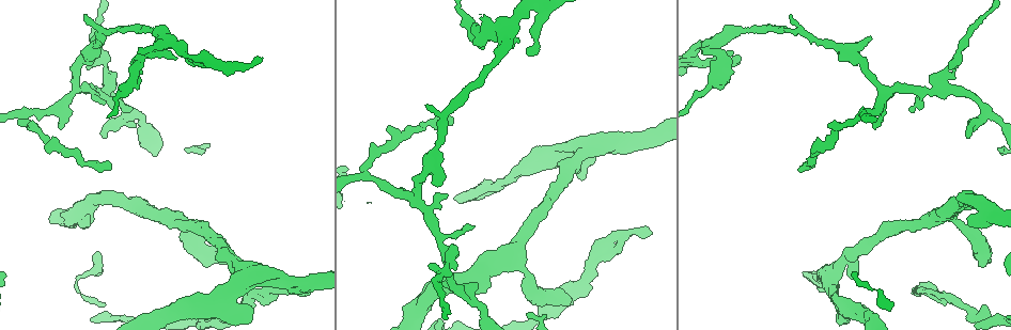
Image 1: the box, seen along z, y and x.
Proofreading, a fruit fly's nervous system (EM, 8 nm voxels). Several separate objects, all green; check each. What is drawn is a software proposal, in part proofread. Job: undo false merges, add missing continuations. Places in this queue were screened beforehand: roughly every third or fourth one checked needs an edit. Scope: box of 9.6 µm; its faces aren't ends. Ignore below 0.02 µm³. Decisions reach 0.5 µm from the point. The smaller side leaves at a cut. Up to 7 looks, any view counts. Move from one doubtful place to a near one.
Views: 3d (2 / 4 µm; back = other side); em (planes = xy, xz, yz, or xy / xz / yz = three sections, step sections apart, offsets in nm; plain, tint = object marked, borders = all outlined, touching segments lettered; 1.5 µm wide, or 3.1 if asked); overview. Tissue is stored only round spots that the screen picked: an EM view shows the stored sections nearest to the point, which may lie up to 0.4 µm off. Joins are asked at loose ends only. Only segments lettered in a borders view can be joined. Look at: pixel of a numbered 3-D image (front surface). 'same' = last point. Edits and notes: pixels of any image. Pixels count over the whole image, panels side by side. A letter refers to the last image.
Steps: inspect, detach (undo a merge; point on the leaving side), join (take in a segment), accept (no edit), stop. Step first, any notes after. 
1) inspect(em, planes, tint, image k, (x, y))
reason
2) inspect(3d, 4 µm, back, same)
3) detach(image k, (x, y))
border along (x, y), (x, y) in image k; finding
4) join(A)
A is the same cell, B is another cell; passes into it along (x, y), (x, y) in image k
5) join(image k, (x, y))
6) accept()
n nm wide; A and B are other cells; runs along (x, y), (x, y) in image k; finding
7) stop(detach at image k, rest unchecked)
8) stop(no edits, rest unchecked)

inspect(em, xy, step 8, tint, image 1, (478, 284))
free end

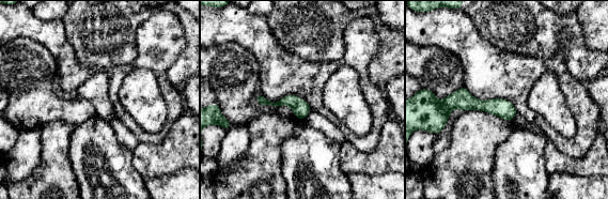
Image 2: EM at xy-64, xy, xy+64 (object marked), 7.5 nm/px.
inspect(em, planes, borders, same)
another direction

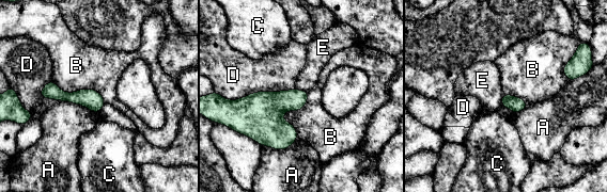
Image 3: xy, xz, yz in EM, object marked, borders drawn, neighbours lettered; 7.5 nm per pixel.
accept()
120 nm wide; A, B, C, D and E are other cells; border along (309, 93), (283, 114), (297, 137) in image 3; none of them fits

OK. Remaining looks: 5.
inspect(em, yz, step 4, tint, image 1, (991, 262))
stops while still wide

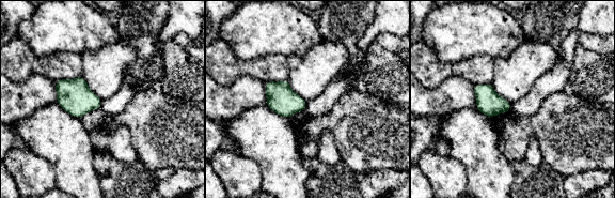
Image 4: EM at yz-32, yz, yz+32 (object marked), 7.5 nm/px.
inspect(em, planes, borders, same)
cut it another way

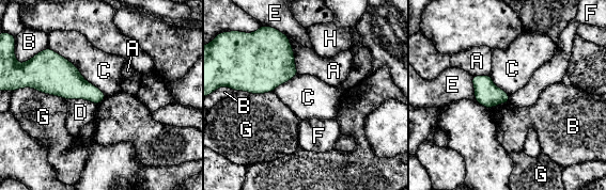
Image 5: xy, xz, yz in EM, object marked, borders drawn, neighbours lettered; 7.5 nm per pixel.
accept()
A, B, C, D, E, F, G and H are other cells; border along (509, 95), (510, 100) in image 5; no lettered segment goes on from it

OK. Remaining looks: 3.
inspect(em, planes, borders, image 1, (309, 294))
branch stops here

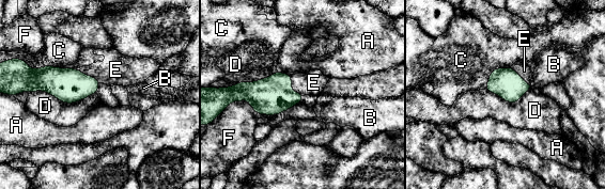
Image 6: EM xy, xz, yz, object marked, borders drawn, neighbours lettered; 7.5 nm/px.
join(E)
200 nm wide; E is the same cell, A, B, C, D and F are other cells; passes into it along (70, 85), (79, 71), (112, 71) in image 6; the cell continues

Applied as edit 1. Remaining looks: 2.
stop(join at image 6, rest unchecked)

